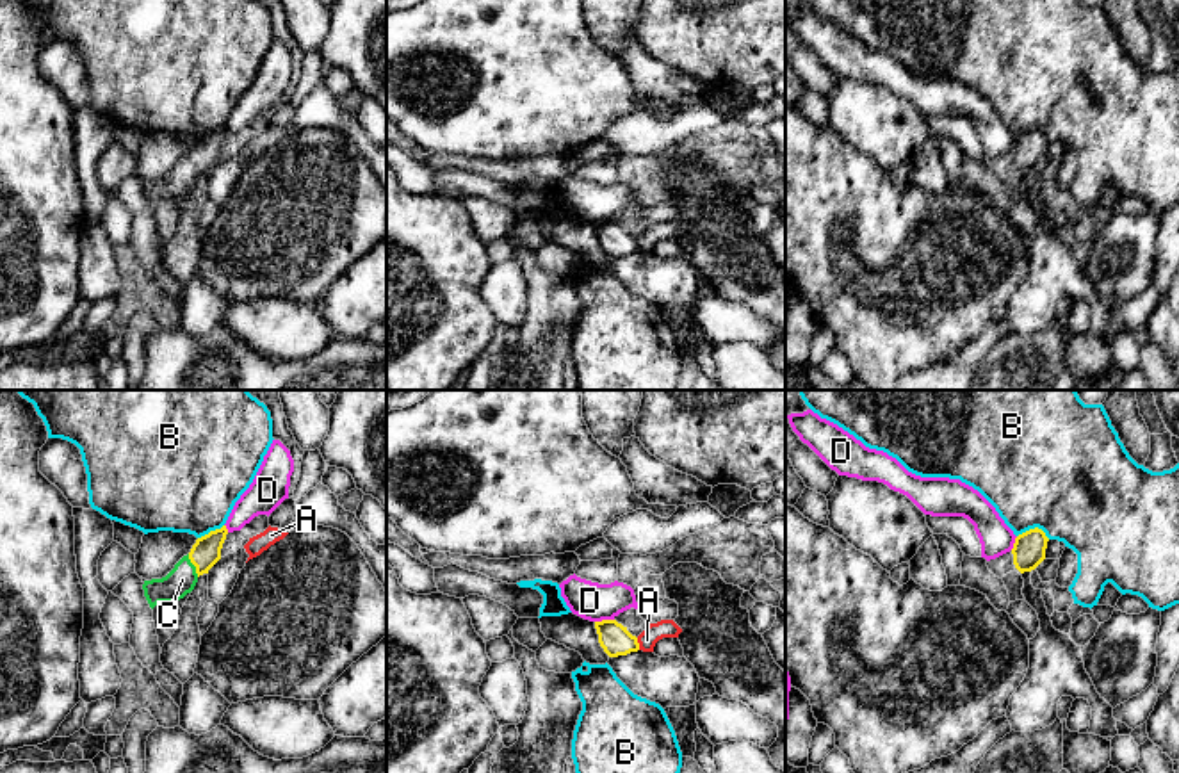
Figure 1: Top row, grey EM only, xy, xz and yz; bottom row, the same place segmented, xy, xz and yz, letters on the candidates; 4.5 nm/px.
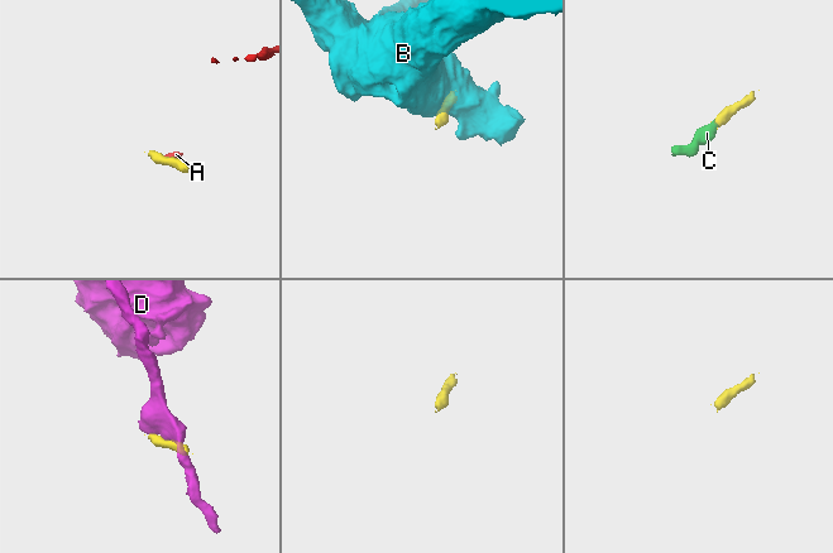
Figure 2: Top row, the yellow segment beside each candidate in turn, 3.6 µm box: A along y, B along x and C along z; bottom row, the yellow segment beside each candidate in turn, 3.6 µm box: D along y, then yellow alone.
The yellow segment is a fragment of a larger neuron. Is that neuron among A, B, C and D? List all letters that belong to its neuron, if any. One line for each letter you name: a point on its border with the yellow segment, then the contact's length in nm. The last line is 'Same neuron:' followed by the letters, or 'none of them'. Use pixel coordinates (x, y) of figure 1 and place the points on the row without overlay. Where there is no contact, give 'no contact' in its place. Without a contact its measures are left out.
C: xy (193, 164) | 120 nm
Same neuron: C

